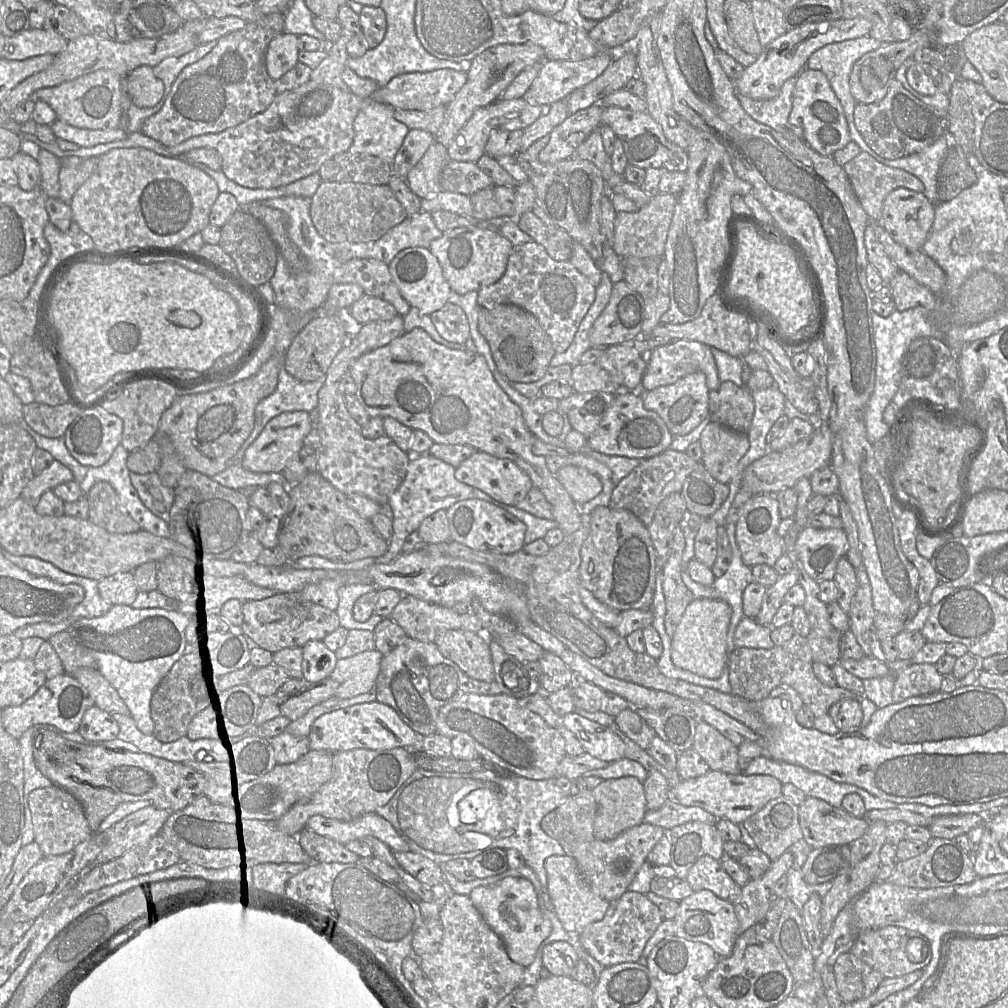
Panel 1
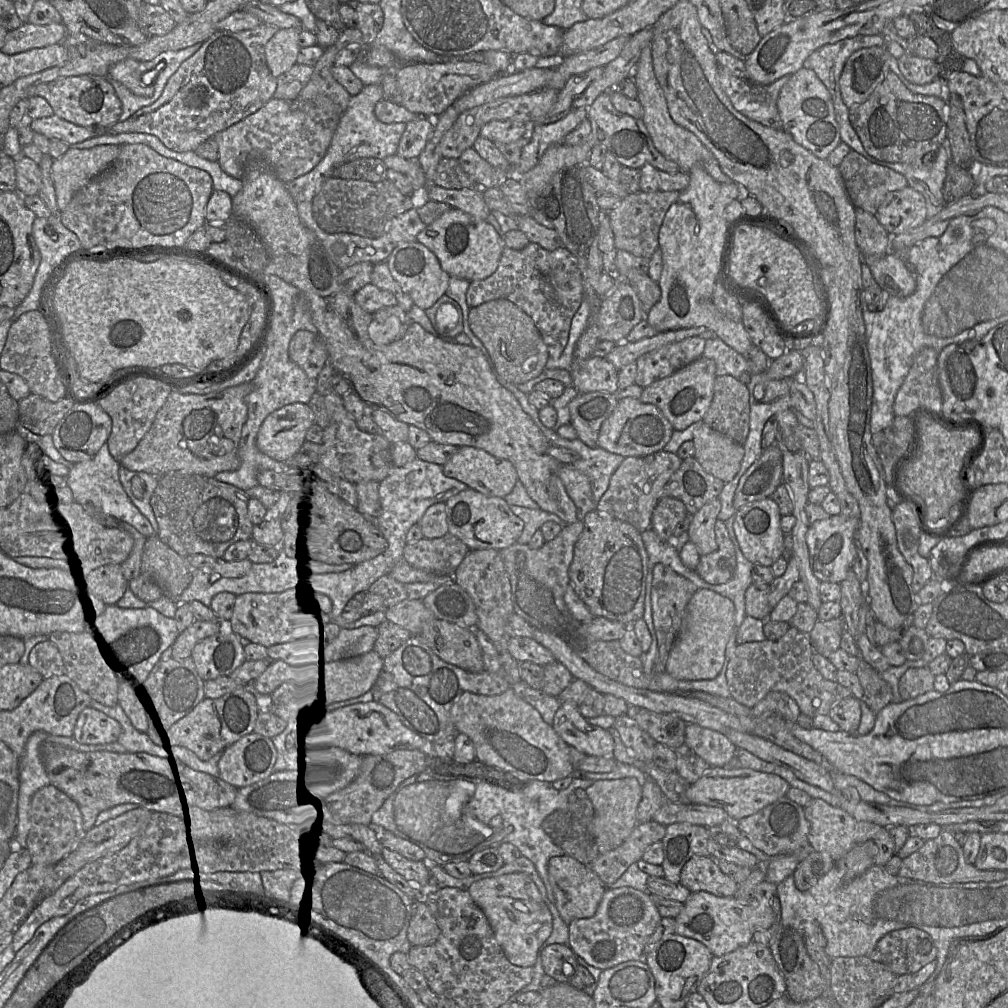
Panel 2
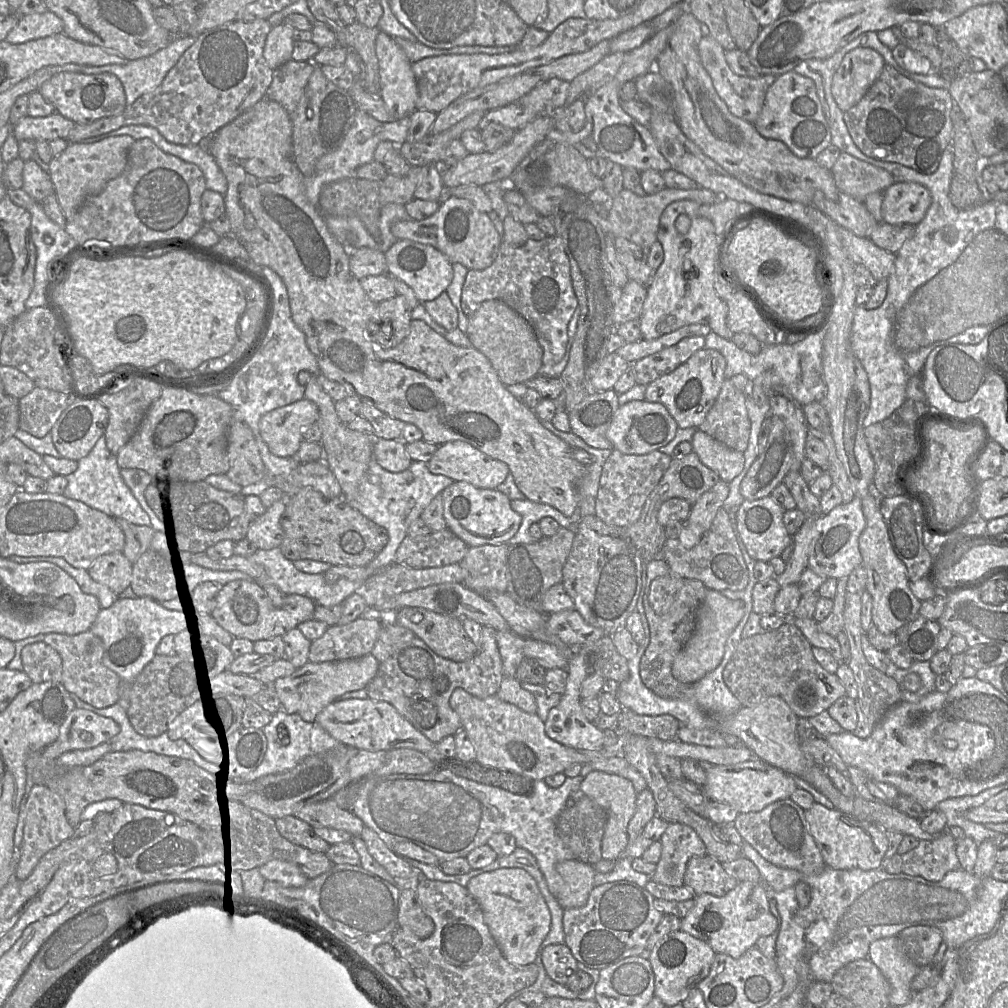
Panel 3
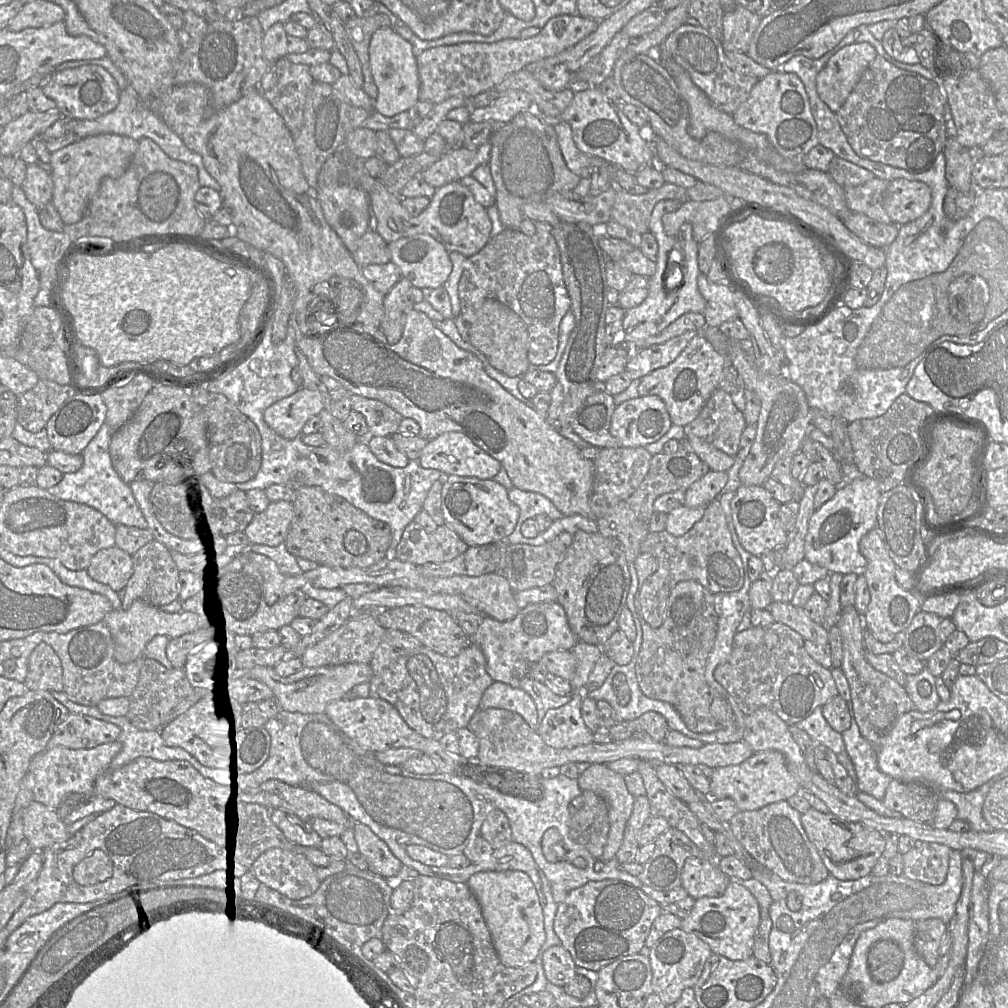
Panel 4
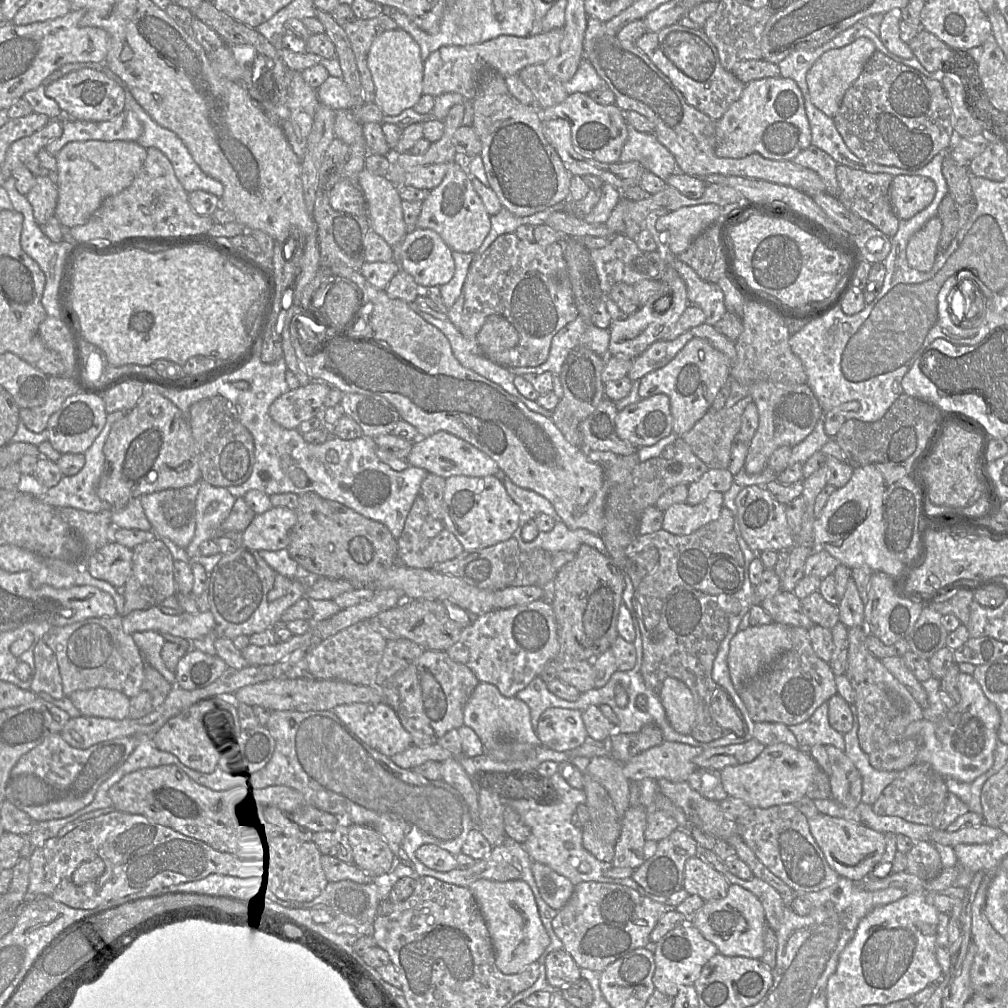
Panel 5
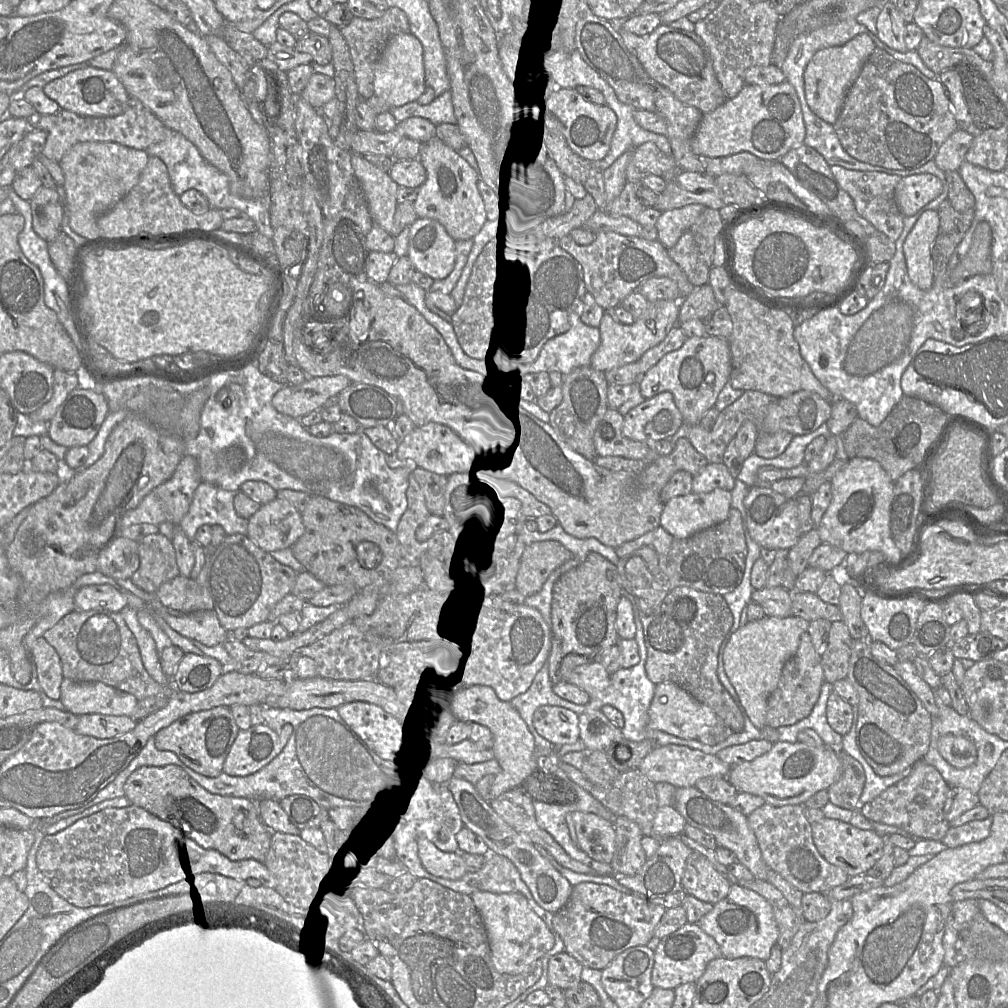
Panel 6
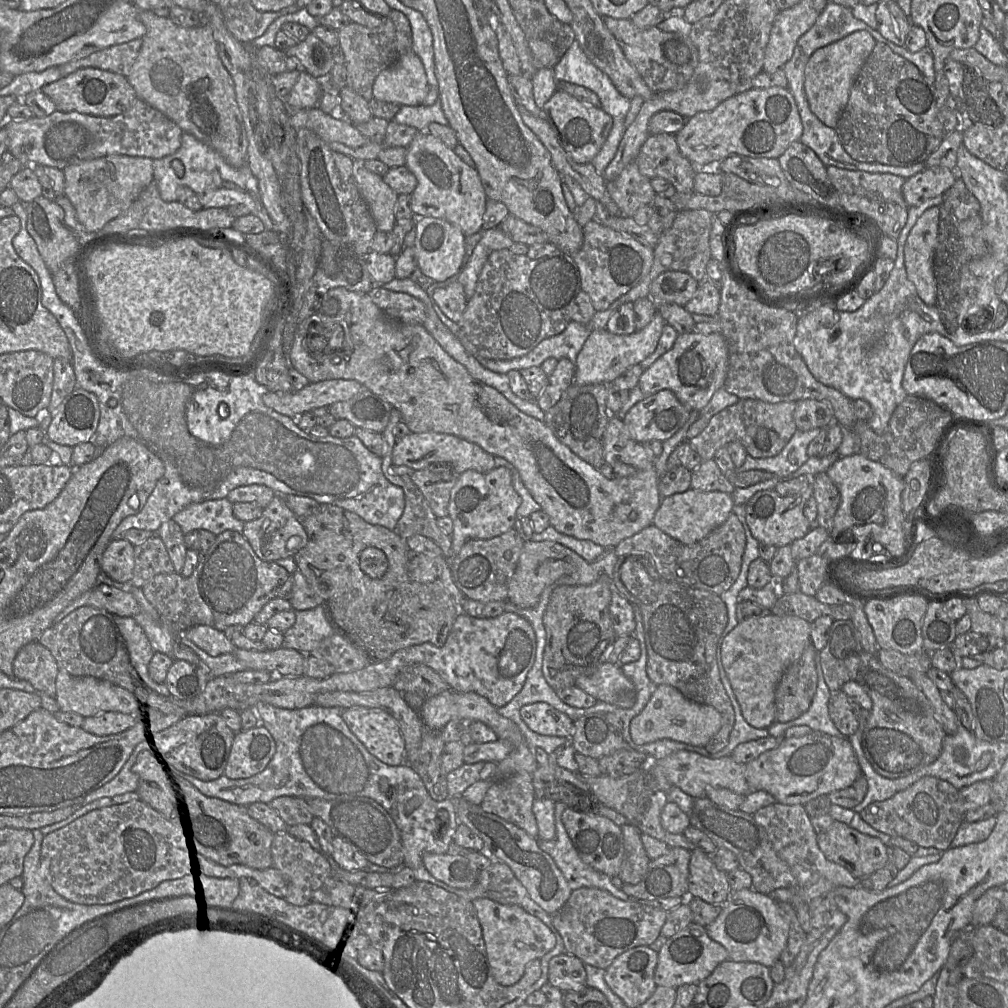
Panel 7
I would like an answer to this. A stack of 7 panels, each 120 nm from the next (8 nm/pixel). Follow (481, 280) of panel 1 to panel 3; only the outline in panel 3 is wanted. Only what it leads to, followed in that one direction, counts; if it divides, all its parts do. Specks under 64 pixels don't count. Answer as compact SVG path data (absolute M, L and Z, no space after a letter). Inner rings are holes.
M443 196L440 208L424 220L408 219L391 225L391 232L398 240L412 240L432 245L451 263L460 263L468 270L484 270L490 267L499 253L502 237L487 213L480 212L470 201L455 196Z

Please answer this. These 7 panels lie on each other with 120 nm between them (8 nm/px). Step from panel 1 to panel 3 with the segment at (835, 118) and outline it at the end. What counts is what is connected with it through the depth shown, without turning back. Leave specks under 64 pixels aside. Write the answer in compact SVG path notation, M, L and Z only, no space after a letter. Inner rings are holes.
M789 71L775 77L754 122L765 138L783 142L799 158L814 159L831 144L831 132L812 79Z

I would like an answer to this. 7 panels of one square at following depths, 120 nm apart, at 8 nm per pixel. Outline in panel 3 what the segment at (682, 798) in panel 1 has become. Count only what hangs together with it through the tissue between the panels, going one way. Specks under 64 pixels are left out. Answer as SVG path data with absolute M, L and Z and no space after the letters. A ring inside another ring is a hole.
M757 758L732 766L711 766L702 788L710 801L726 803L738 813L747 813L759 812L778 800L790 798L797 785L792 775Z

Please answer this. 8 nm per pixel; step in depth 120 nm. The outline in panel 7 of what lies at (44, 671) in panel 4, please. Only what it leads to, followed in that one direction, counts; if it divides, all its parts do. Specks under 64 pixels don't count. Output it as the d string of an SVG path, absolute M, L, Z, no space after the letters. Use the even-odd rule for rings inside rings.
M38 641L23 646L13 661L13 675L29 682L36 690L55 697L59 668L51 652Z

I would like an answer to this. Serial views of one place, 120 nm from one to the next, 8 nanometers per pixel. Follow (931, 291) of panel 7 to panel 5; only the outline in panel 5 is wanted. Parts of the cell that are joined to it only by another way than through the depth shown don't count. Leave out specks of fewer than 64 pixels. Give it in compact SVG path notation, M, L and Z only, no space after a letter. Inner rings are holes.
M934 217L909 239L906 257L911 268L920 272L932 269L938 254L941 232L941 220Z

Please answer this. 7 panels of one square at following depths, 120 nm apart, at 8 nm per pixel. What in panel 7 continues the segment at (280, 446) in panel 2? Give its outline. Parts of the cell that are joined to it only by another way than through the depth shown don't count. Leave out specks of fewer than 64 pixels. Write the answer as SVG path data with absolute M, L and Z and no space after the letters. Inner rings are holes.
M332 379L323 380L316 383L310 382L307 386L300 390L293 390L288 393L267 392L263 395L262 400L264 404L275 410L276 412L297 419L305 412L312 411L318 407L329 407L335 402L346 401L358 394L362 388L365 388L356 380L348 379Z

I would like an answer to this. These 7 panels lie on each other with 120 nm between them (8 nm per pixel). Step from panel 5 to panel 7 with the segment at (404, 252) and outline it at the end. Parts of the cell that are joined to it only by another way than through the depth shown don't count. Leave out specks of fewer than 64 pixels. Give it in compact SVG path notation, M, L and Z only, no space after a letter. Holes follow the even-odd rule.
M435 217L415 218L414 249L417 265L424 275L435 282L443 282L457 275L464 266L465 238L463 232L450 222Z

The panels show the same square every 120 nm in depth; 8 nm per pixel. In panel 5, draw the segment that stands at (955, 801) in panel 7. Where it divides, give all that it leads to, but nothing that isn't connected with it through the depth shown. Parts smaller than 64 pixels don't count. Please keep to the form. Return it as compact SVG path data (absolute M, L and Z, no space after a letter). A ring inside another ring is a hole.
M913 763L900 771L897 777L884 788L873 811L880 816L897 816L908 822L930 825L937 829L943 815L948 789L945 778L927 763Z

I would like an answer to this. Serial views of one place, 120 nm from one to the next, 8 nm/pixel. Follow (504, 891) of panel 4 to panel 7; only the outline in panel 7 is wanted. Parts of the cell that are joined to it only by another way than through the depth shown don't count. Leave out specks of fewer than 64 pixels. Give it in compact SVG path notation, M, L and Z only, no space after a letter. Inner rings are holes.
M478 898L472 901L477 918L482 929L486 954L495 981L502 986L511 986L517 983L524 974L526 966L533 960L540 960L551 951L556 944L553 932L537 917L527 913L516 905L502 905L487 898Z

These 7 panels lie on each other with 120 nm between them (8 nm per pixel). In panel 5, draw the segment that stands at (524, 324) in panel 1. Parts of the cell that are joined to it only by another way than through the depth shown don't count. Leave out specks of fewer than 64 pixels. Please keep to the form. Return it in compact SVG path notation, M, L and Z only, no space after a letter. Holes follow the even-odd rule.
M490 315L478 332L476 340L484 356L506 367L509 350L517 346L519 335L505 318Z

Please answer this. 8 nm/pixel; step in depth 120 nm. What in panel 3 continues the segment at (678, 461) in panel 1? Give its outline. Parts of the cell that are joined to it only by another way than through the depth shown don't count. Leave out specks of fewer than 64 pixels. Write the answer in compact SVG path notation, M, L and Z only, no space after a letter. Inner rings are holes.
M612 450L603 465L596 497L595 516L609 526L627 527L641 516L643 507L671 463L671 455L659 450L643 455Z

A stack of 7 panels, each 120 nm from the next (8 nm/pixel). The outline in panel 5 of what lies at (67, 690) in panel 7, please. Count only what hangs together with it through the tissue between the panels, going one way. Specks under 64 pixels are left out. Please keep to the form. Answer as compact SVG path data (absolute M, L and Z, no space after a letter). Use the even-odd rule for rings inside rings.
M106 688L79 690L69 696L82 716L122 720L128 717L130 698L125 694Z

